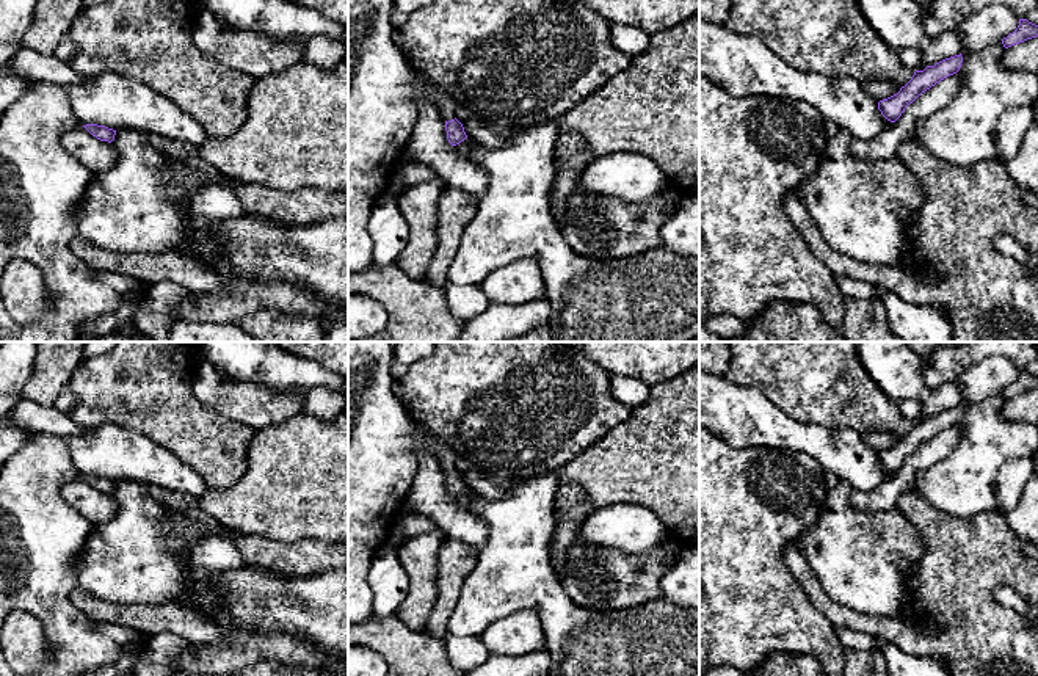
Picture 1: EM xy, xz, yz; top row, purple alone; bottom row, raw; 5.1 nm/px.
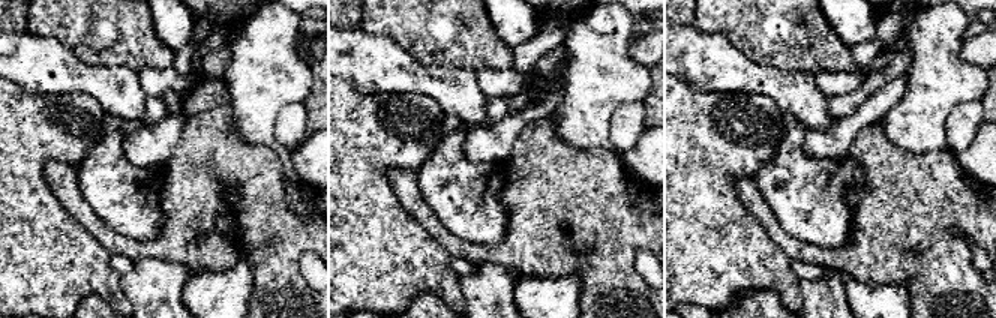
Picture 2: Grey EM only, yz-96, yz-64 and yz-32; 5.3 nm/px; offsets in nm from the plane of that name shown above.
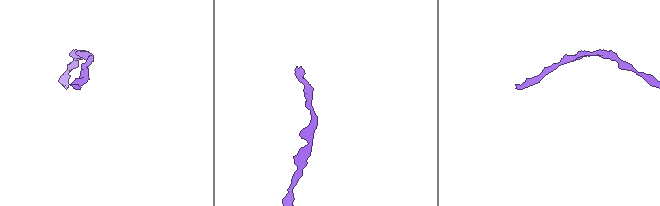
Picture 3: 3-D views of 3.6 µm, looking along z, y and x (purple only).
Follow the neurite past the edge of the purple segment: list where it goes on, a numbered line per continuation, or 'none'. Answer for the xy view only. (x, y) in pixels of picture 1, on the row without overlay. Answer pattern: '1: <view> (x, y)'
none

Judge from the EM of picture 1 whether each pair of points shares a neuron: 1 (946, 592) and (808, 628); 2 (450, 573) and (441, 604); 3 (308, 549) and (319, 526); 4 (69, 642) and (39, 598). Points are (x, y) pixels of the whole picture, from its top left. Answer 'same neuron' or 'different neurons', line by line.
1: different neurons
2: same neuron
3: different neurons
4: same neuron

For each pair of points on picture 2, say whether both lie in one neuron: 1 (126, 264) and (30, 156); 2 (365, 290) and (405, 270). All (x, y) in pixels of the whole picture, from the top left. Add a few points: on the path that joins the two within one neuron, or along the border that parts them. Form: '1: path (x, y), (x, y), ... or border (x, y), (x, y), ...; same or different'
1: border (110, 255), (110, 264), (120, 275); different
2: path (375, 279), (384, 270), (395, 270); same

